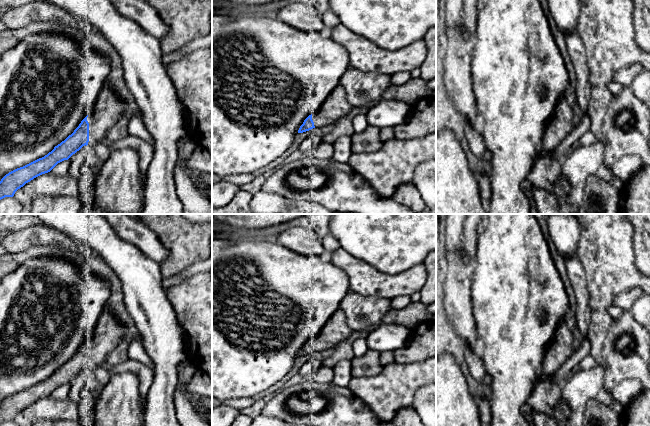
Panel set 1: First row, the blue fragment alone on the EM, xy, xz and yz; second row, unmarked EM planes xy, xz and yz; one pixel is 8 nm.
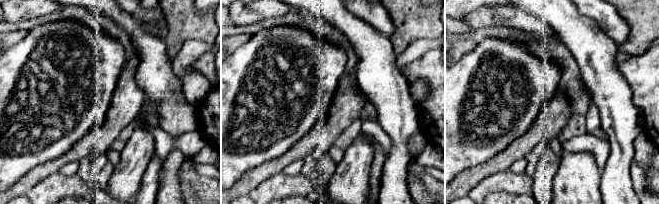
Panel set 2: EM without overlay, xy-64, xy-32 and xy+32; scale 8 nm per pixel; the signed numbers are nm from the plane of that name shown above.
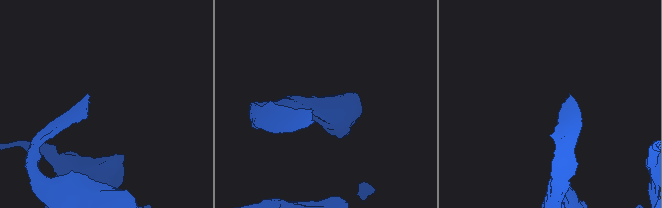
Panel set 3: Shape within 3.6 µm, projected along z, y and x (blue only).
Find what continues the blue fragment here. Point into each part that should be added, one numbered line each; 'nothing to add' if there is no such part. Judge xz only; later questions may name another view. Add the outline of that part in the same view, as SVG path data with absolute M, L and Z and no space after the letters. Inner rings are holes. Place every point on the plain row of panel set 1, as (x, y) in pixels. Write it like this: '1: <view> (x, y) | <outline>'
1: xz (336, 329) | M341 309L337 310L322 330L312 338L315 352L335 347L339 342L348 339L352 332L347 324L345 313Z

